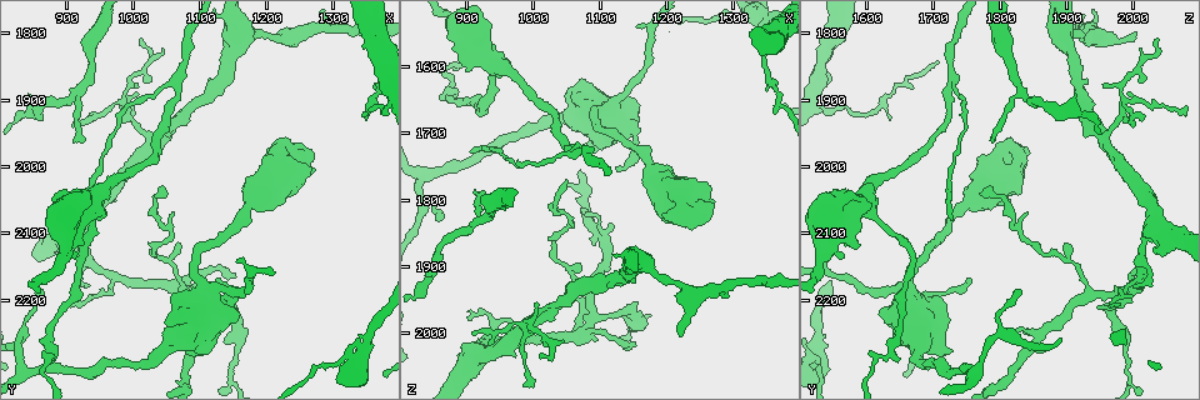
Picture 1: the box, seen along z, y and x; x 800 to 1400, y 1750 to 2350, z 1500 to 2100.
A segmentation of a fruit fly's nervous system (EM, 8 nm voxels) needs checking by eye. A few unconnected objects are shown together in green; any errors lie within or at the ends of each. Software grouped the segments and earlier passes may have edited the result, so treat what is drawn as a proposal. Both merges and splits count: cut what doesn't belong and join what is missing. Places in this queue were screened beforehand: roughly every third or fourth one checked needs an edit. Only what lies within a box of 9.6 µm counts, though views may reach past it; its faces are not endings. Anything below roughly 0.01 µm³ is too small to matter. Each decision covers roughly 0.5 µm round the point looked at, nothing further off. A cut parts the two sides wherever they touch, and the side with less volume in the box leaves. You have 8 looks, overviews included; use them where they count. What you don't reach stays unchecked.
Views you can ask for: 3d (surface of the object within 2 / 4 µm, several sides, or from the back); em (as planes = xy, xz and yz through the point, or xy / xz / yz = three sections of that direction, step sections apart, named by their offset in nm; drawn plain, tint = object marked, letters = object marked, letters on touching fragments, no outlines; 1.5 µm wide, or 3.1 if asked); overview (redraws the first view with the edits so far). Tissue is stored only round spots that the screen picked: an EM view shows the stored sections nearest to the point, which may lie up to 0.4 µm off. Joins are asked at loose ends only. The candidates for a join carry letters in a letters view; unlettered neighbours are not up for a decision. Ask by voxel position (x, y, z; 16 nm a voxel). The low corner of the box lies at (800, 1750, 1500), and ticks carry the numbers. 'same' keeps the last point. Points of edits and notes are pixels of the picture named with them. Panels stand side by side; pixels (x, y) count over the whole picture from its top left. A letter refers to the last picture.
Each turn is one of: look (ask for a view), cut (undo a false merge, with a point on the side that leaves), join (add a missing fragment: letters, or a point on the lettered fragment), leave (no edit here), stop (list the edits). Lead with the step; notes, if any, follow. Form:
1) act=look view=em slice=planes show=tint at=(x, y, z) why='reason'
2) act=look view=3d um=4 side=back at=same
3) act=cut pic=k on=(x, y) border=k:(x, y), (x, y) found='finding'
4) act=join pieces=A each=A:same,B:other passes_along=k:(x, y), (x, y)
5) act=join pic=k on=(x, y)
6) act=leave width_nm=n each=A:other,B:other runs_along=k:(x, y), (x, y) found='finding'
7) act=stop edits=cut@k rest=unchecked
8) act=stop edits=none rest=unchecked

act=look view=em slice=xy step=8 show=letters at=(1220, 1800, 2005)

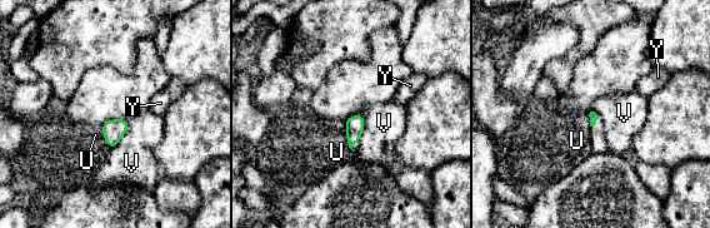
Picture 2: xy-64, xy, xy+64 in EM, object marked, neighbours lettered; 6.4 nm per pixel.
act=leave each=U:other,V:other,Y:other border=2:(344, 120), (348, 147), (350, 149) found='none of them fits'

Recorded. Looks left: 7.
act=look view=em slice=planes show=tint at=(1170, 1800, 1895) why='three-way junction'

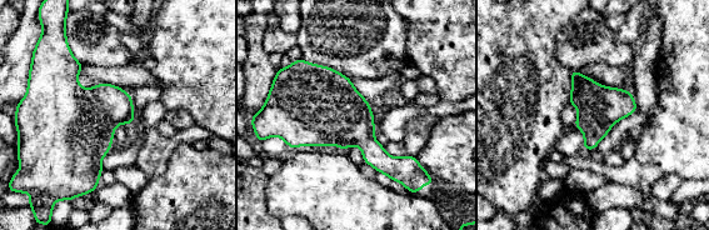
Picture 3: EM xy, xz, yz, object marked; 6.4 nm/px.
act=look view=em slice=planes show=letters at=same why='what lies round it'

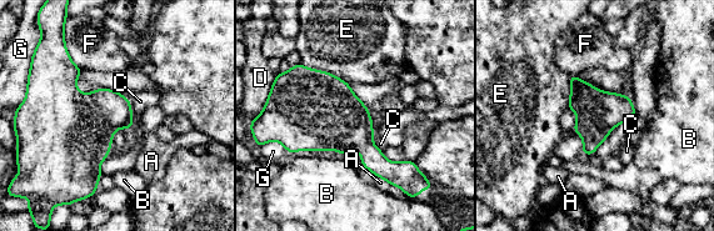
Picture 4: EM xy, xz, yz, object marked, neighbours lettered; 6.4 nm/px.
act=leave width_nm=280 each=A:other,B:other,C:other,D:other,E:other,F:other,G:other border=4:(301, 63), (343, 80) found='continuous, no second cell'

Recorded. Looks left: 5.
act=look view=3d um=2 at=(910, 2080, 1730) why='end of a long branch'

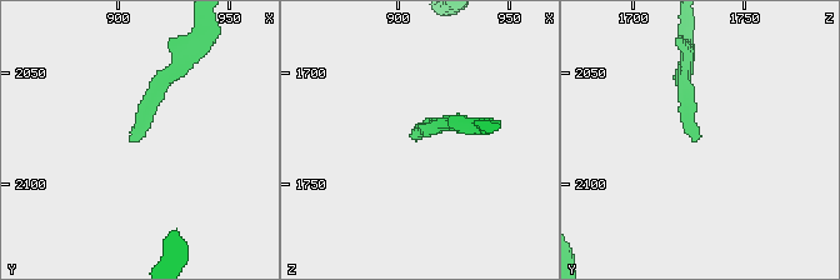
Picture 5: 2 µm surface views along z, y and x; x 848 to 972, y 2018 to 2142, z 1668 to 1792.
act=look view=em slice=xz step=4 show=tint at=(906, 2079, 1729)

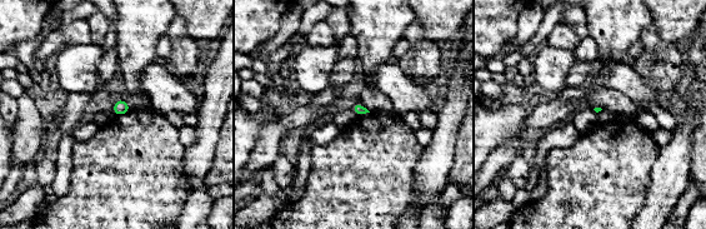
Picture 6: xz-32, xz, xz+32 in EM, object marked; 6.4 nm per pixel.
act=look view=em slice=planes show=letters at=same why='another direction'

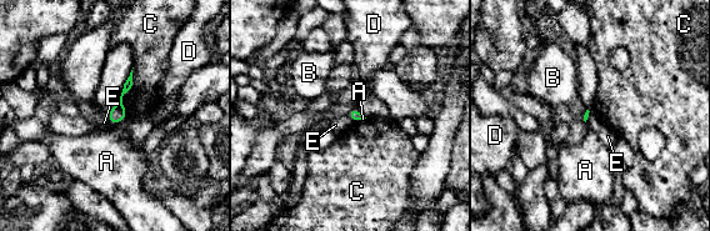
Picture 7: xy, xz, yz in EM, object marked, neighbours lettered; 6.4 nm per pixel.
act=leave each=A:other,B:other,C:other,D:other,E:other found='no lettered fragment goes on from it'

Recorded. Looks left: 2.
act=look view=em slice=xy step=8 show=tint at=(895, 2120, 1550) why='calibre changes'

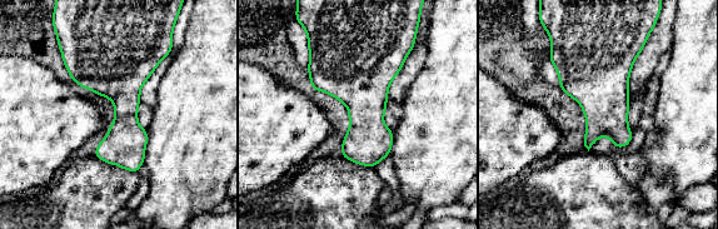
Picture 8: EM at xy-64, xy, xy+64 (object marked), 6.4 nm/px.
act=look view=em slice=planes show=letters at=same why='cut it another way'

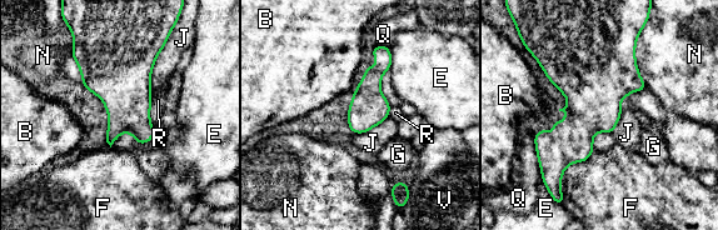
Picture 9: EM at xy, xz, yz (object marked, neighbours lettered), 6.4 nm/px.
act=leave longest_contact=J:380nm each=B:other,E:other,F:other,G:other,J:other,N:other,Q:other,R:other,V:other border=9:(166, 40), (151, 70), (150, 95) found='all the same cell'

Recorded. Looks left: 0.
act=stop edits=none rest=unchecked

